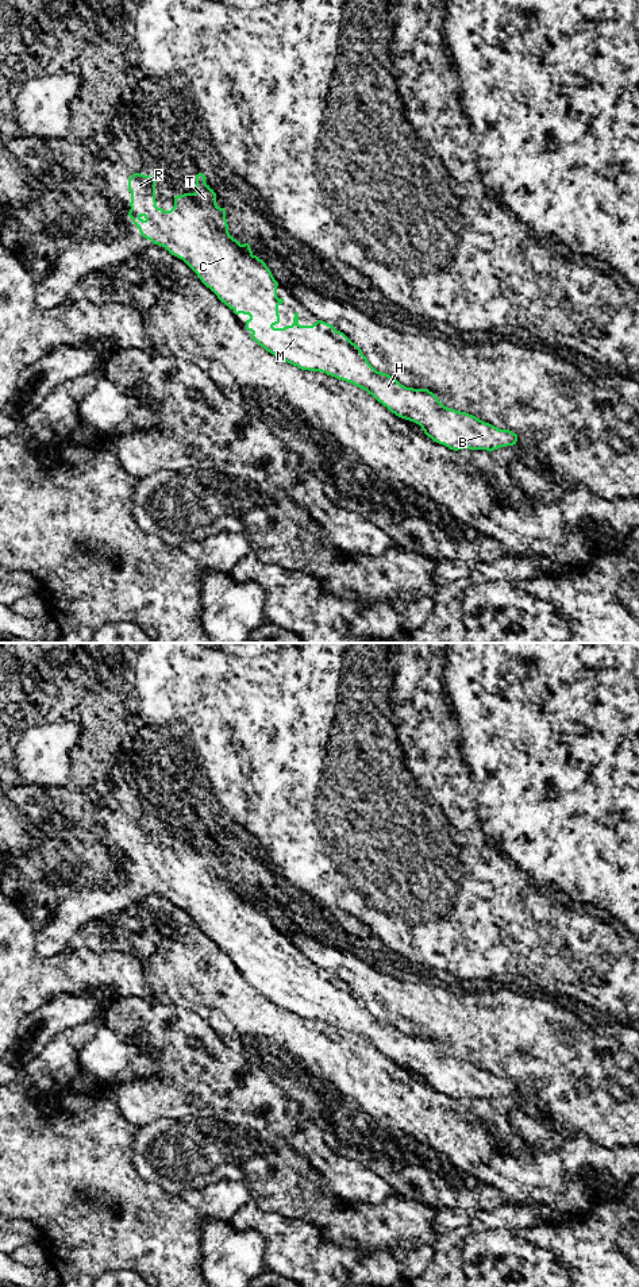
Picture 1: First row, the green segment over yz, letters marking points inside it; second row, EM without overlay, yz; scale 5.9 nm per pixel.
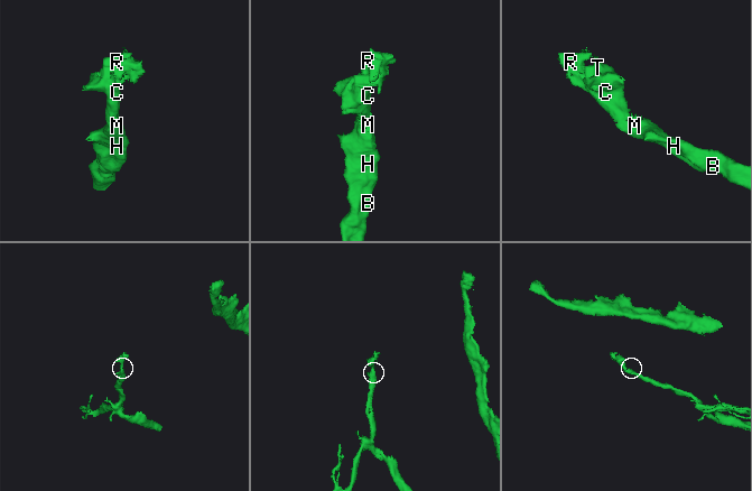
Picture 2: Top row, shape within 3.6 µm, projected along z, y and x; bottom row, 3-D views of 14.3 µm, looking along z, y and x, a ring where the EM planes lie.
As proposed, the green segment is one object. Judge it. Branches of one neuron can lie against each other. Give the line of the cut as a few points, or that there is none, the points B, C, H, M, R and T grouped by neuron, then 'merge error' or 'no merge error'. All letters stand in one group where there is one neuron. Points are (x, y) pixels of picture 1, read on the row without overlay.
no cut; B C H M R T; no merge error

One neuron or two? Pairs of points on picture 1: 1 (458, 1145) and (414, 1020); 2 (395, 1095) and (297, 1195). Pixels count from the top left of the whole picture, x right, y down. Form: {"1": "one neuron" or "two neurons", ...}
{"1": "two neurons", "2": "two neurons"}

